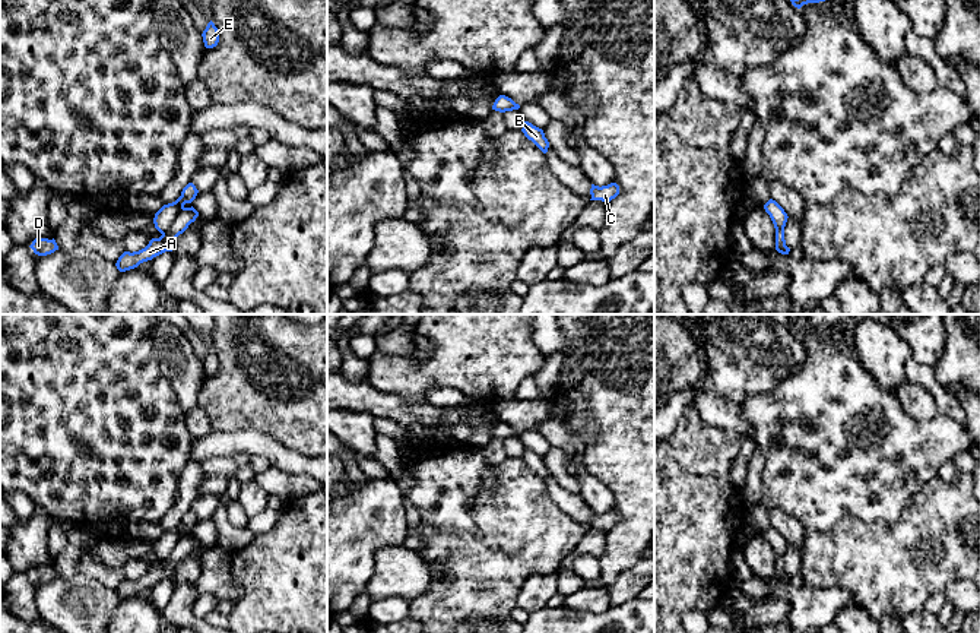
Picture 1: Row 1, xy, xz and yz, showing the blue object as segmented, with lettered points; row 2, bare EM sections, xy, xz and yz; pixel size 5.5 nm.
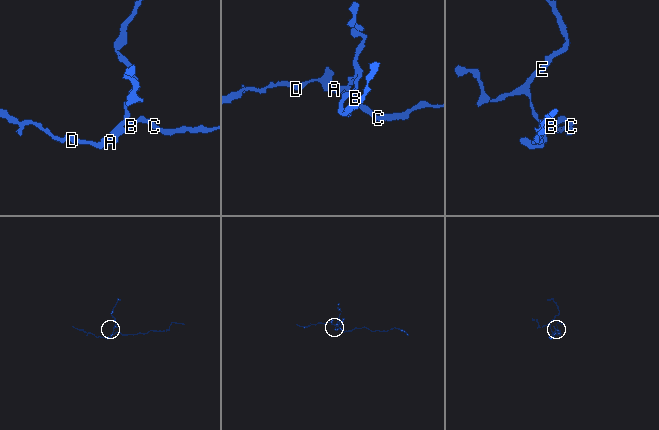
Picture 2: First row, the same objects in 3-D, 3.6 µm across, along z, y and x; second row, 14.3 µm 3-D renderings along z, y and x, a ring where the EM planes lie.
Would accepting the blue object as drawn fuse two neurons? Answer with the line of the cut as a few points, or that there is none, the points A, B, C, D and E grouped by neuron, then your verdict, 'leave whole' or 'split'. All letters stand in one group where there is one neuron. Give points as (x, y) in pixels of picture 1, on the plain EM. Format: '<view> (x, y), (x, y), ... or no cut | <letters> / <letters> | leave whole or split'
no cut | A B C D E | leave whole

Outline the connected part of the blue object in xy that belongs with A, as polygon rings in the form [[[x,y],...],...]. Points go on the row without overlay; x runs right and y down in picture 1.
[[[188,510],[175,529],[164,532],[153,545],[155,556],[162,563],[159,566],[152,566],[149,572],[139,579],[124,579],[115,591],[117,596],[120,599],[126,599],[137,595],[143,589],[152,588],[165,579],[172,579],[175,566],[183,561],[199,544],[199,539],[193,534],[184,534],[185,531],[191,531],[197,520],[199,518],[196,513]]]

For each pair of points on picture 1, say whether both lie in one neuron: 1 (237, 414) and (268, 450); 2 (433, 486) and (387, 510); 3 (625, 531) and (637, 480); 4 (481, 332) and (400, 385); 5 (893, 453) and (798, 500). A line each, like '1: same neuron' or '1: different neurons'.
1: different neurons
2: different neurons
3: same neuron
4: same neuron
5: same neuron

